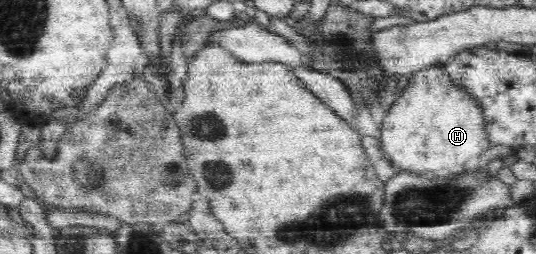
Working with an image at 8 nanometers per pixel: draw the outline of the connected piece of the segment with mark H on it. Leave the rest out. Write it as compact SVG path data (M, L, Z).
M435 64L411 74L408 86L391 105L379 127L381 152L399 170L417 174L447 173L474 164L489 148L481 106L465 93L463 87L453 85L441 65Z

